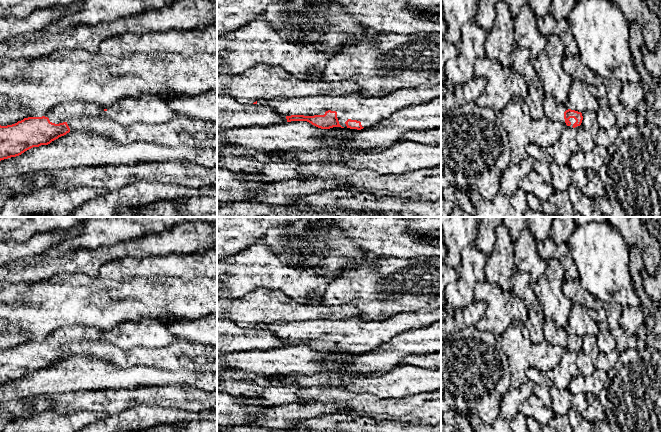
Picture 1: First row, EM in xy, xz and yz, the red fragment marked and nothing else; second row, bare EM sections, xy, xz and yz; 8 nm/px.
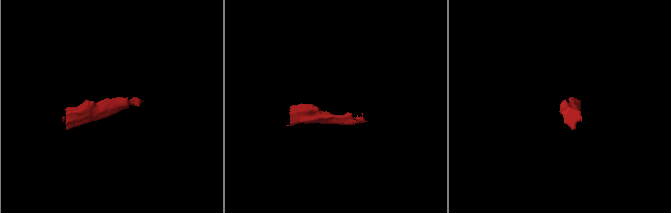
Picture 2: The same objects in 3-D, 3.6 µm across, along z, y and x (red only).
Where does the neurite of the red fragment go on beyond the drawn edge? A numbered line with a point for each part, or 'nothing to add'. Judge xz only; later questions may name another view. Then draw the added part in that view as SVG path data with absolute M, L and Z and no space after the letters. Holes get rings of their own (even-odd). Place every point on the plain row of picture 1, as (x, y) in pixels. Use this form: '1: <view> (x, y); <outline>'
1: xz (369, 335); M441 308L434 311L418 311L418 312L404 312L396 314L393 317L387 318L384 321L370 322L363 321L358 316L353 316L347 319L318 319L314 321L298 321L298 322L278 322L257 325L258 329L271 331L274 335L285 340L291 339L324 339L326 335L336 335L339 348L345 353L350 353L345 346L348 343L357 344L361 346L362 351L372 351L378 346L388 342L395 335L407 331L409 329L418 329L423 326L429 326L434 320L441 320Z

